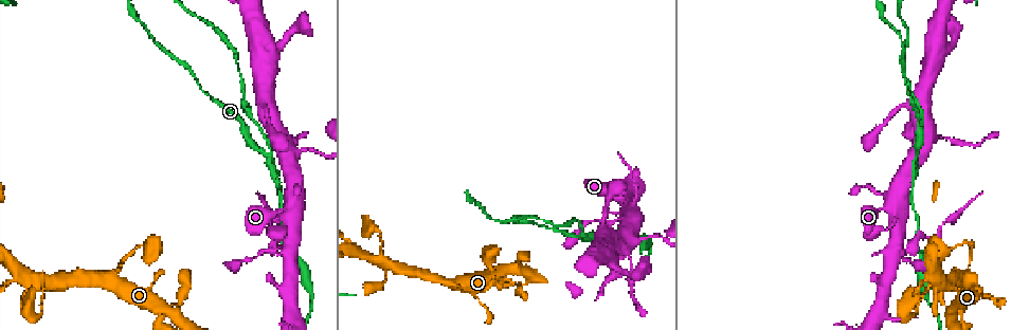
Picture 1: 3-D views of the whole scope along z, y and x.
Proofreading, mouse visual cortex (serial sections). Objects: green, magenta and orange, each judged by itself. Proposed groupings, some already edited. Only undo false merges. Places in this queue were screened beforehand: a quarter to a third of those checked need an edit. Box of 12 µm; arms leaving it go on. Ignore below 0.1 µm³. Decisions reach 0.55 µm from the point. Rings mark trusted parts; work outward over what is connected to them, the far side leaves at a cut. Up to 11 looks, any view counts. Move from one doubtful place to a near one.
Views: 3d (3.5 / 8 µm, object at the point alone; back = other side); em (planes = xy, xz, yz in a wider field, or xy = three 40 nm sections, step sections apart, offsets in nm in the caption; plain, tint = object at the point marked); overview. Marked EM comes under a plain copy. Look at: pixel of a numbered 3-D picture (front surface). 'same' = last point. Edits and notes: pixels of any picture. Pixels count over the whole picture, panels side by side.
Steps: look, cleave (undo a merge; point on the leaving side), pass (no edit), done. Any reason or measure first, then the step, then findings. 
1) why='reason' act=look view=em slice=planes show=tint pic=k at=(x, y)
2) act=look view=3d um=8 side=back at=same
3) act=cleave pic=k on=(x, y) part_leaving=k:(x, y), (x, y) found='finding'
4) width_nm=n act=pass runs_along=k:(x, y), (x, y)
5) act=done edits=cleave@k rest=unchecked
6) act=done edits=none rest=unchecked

why='three arms meet' act=look view=3d um=3.5 side=back pic=1 at=(112, 278)

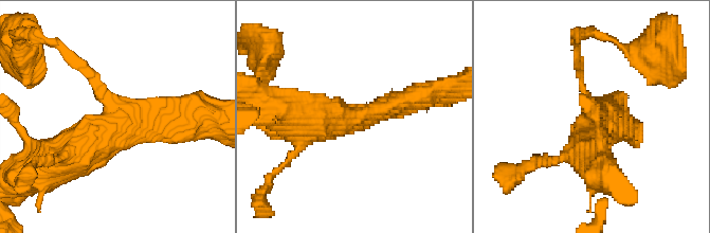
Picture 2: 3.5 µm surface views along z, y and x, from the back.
arms=3 arm_widths_nm=100,350,600 act=look view=em slice=xy step=2 show=tint pic=2 at=(356, 117)

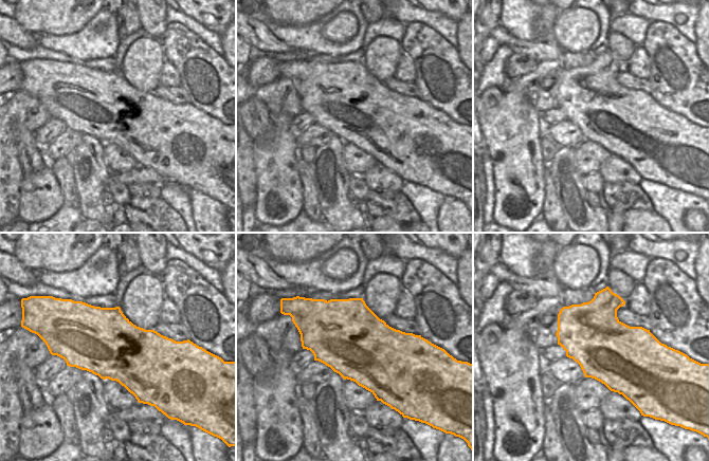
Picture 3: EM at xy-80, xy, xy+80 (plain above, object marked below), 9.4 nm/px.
act=pass runs_along=2:(57, 157), (119, 124), (183, 118) found='continuous, no second cell'

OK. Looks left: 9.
why='sharp bend' act=look view=em slice=planes show=tint pic=1 at=(148, 252)

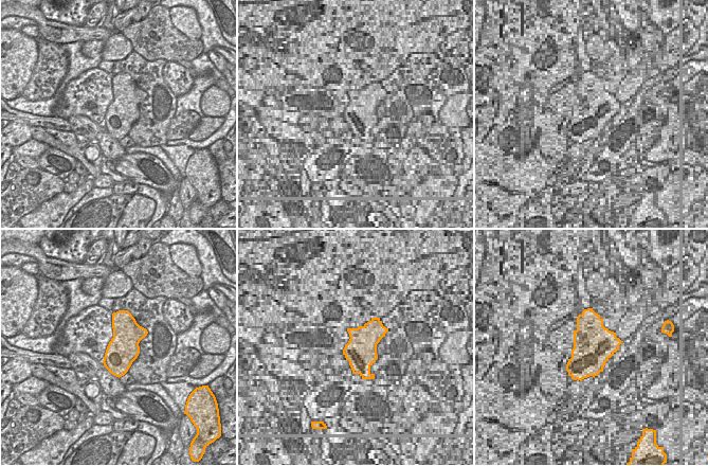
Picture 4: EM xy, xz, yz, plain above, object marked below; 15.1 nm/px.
why='see where the arms go' act=look view=3d um=3.5 at=same

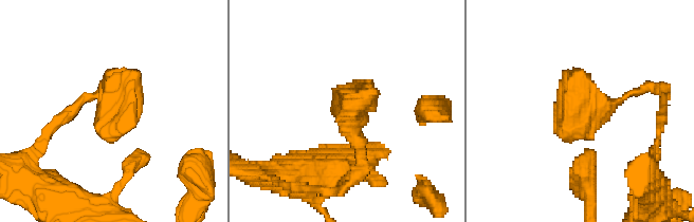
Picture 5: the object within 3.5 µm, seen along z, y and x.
act=pass runs_along=5:(652, 88), (587, 104), (568, 71) found='continuous, no second cell'

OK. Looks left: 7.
why='abrupt turn' act=look view=3d um=8 pic=1 at=(382, 284)

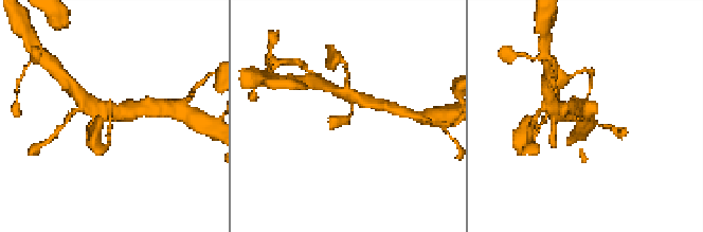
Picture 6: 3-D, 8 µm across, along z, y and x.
why='closer look' act=look view=3d um=3.5 pic=6 at=(350, 116)

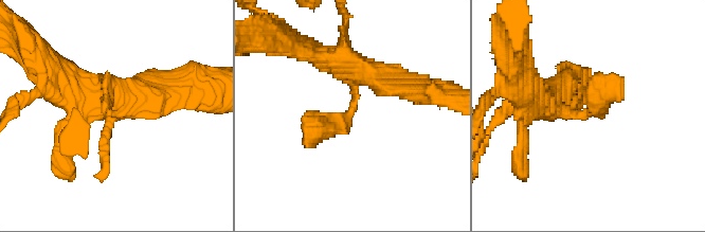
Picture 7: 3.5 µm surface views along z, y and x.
act=look view=em slice=xy step=5 show=tint pic=7 at=(350, 113)

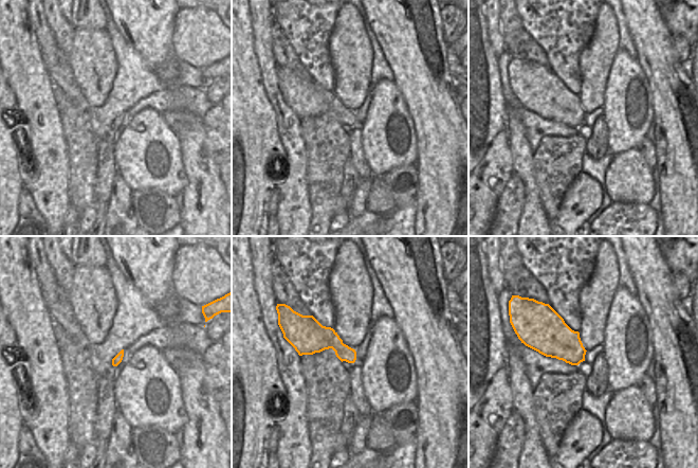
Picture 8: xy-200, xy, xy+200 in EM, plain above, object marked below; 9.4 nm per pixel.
act=pass runs_along=7:(382, 78), (360, 71), (350, 114), (305, 146) found='continuous, no second cell'

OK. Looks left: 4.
why='abrupt turn' act=look view=3d um=3.5 pic=1 at=(895, 248)

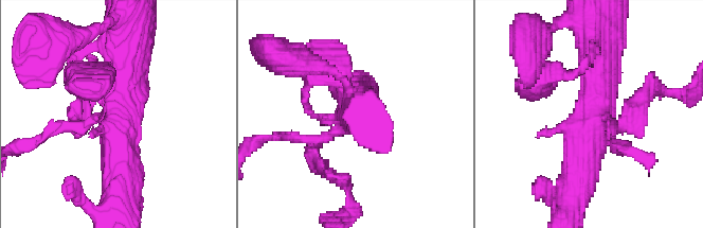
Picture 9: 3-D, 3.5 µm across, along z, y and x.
why='shape alone is not enough' act=look view=em slice=planes show=tint pic=9 at=(112, 121)

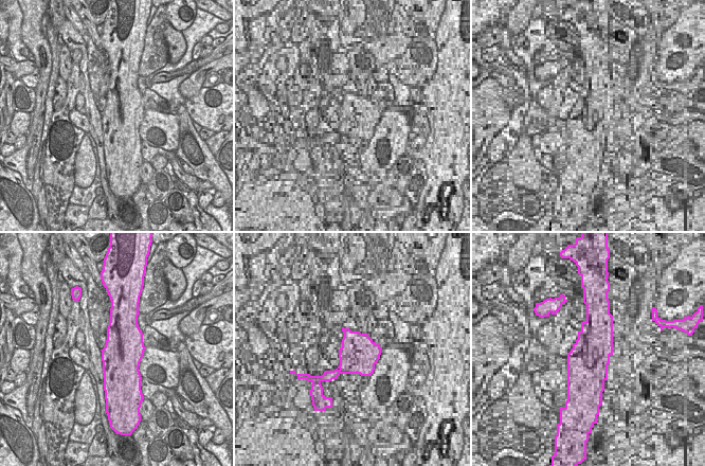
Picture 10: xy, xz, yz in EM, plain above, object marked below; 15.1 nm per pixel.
width_nm=600 act=pass runs_along=9:(595, 50), (595, 119), (576, 187) found='one cell here'

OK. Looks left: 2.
act=done edits=none rest=unchecked

